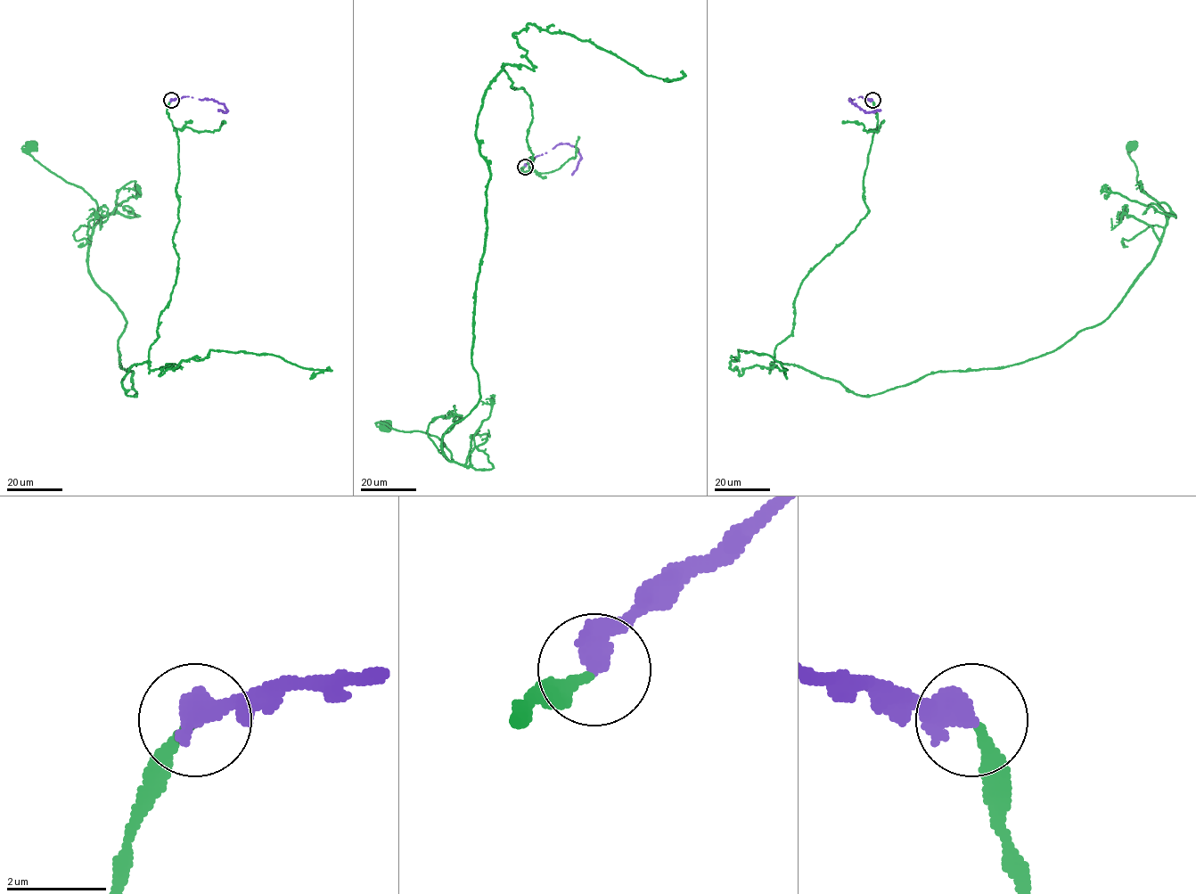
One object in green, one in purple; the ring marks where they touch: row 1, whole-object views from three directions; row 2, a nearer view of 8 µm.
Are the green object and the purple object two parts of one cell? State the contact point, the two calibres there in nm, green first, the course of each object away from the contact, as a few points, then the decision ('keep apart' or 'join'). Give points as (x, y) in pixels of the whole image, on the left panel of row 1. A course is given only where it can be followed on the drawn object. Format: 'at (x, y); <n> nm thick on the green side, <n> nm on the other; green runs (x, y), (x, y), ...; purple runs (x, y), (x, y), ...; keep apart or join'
at (171, 100); 220 nm thick on the green side, 550 nm on the other; green runs (171, 101), (177, 272), (148, 360), (123, 378), (133, 396), (126, 319), (89, 270), (97, 203), (30, 144); purple runs (171, 100), (188, 96), (213, 99), (222, 103), (226, 110), (217, 110); join

